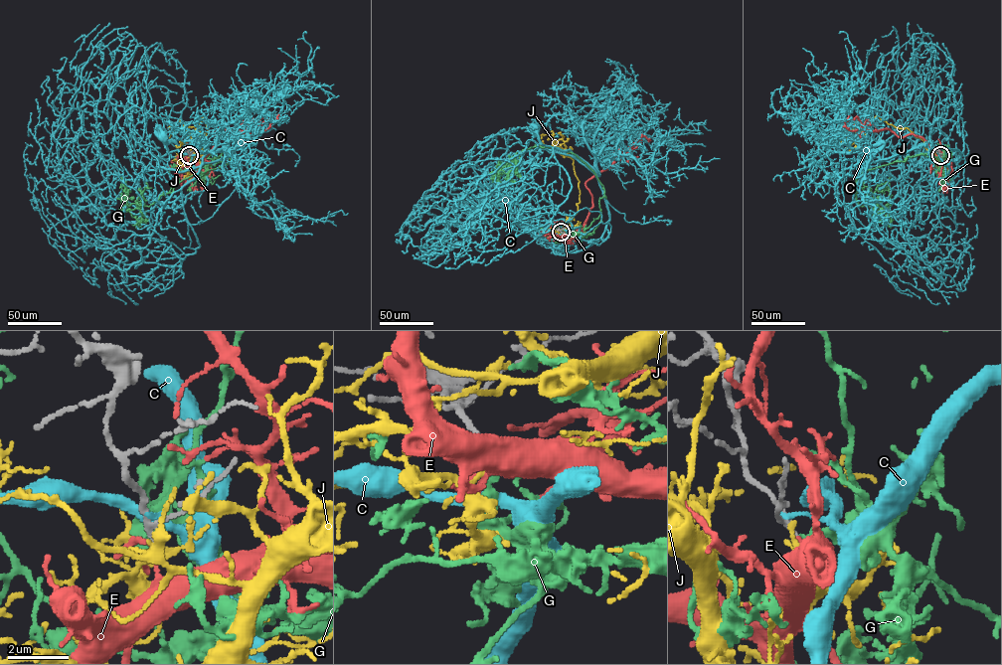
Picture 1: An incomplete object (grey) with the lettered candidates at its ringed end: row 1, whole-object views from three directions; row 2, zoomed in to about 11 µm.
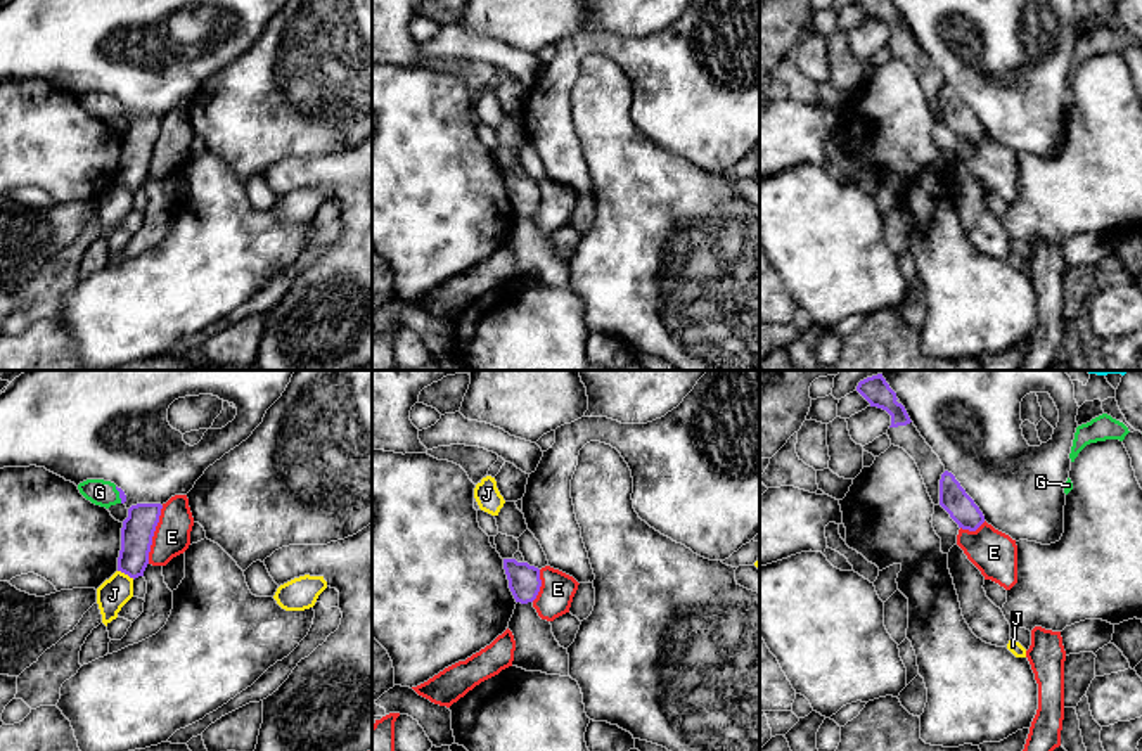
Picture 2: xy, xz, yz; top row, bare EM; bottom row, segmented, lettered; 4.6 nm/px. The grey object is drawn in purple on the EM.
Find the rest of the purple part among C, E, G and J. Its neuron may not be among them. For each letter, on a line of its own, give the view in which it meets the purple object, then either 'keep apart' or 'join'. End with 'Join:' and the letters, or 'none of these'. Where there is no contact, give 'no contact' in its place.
C: no contact | keep apart
E: xy | keep apart
G: xy | join
J: xy | keep apart
Join: G

